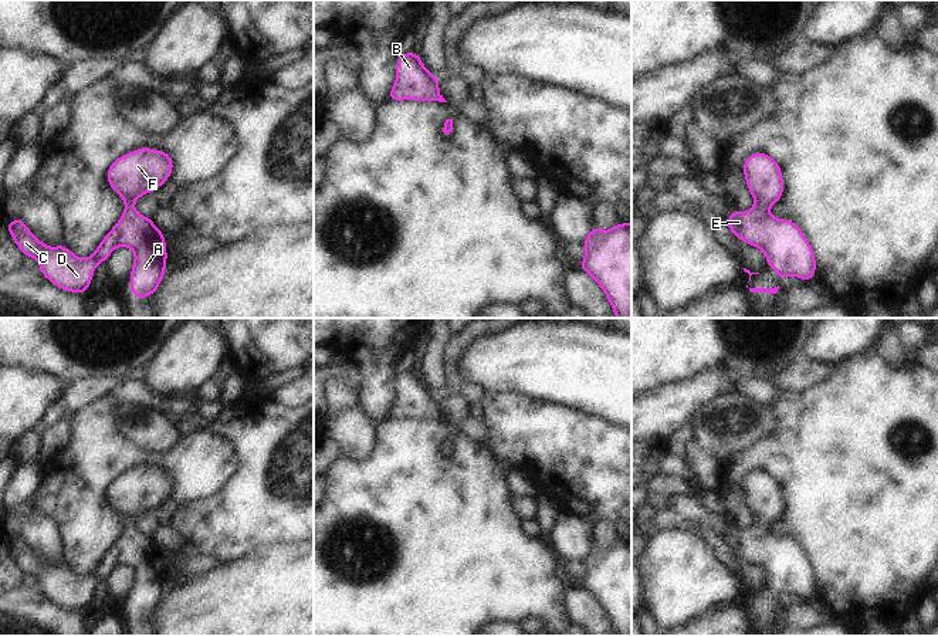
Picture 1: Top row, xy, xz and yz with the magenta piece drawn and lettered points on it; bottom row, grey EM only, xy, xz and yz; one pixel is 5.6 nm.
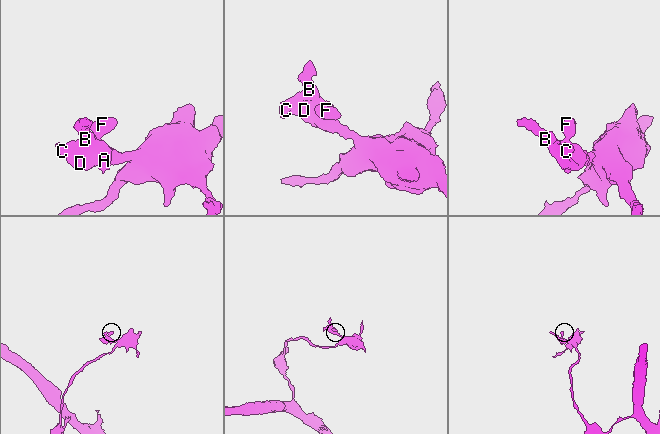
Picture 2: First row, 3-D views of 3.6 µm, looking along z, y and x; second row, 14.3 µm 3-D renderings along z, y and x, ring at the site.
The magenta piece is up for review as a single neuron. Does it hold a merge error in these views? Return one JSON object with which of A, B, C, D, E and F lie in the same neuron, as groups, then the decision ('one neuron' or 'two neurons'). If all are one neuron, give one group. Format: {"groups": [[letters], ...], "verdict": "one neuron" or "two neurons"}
{"groups": [["A", "B", "C", "D", "E", "F"]], "verdict": "one neuron"}

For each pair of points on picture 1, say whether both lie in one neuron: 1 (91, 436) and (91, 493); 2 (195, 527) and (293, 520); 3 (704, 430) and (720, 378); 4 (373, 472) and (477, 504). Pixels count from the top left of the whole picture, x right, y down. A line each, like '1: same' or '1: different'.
1: same
2: same
3: different
4: same

